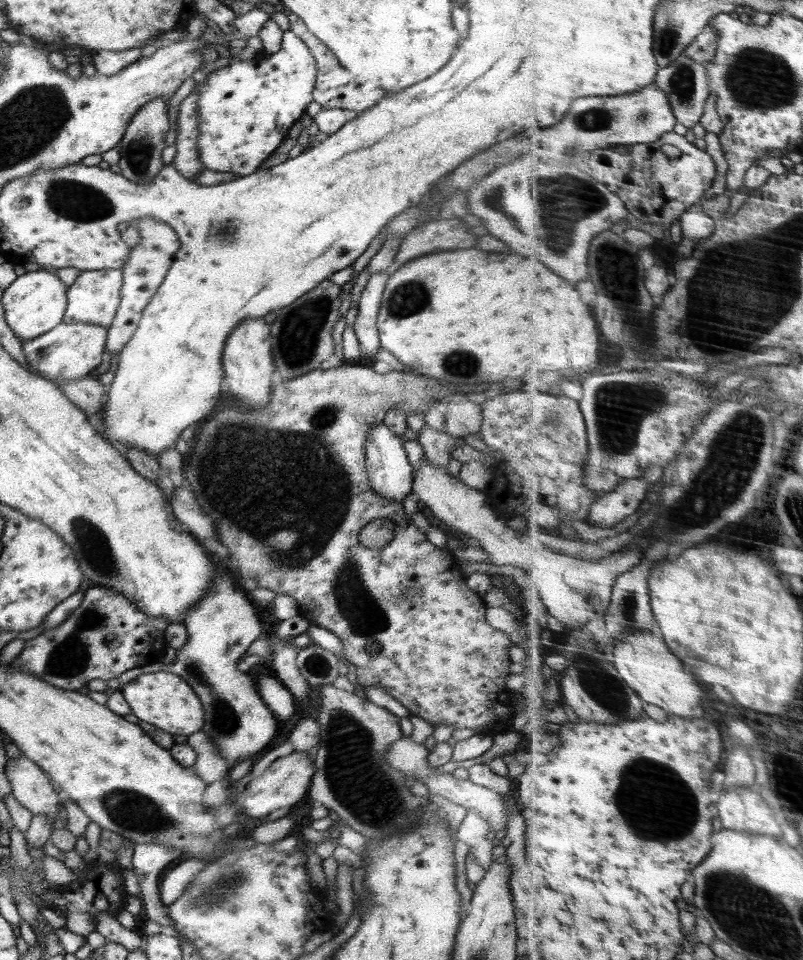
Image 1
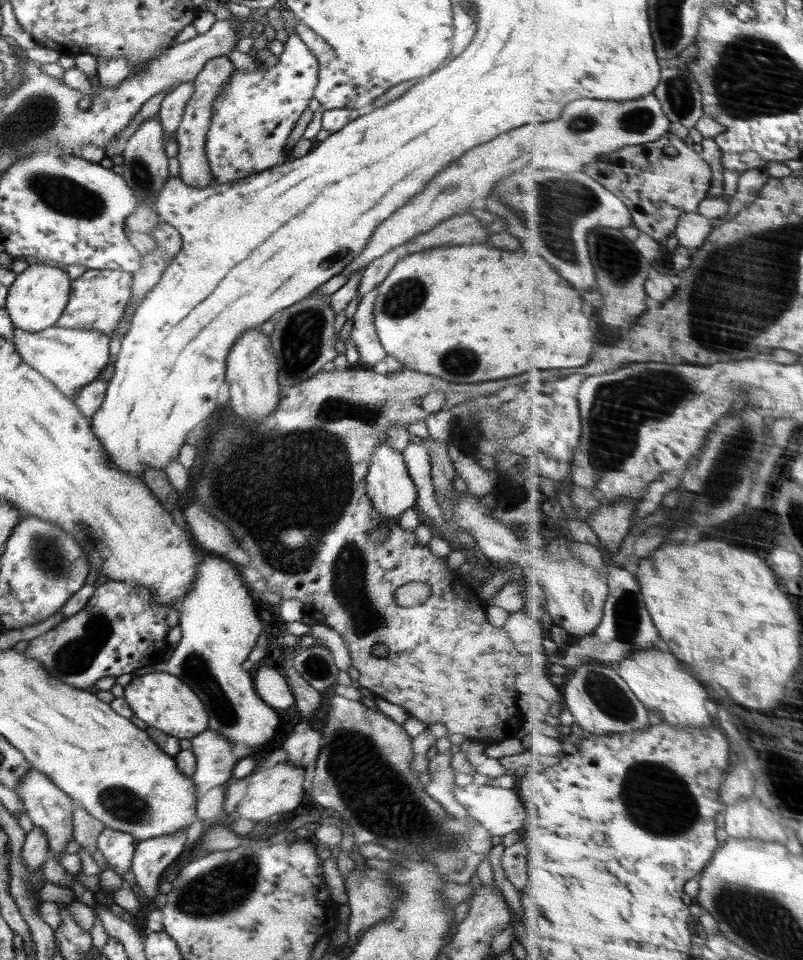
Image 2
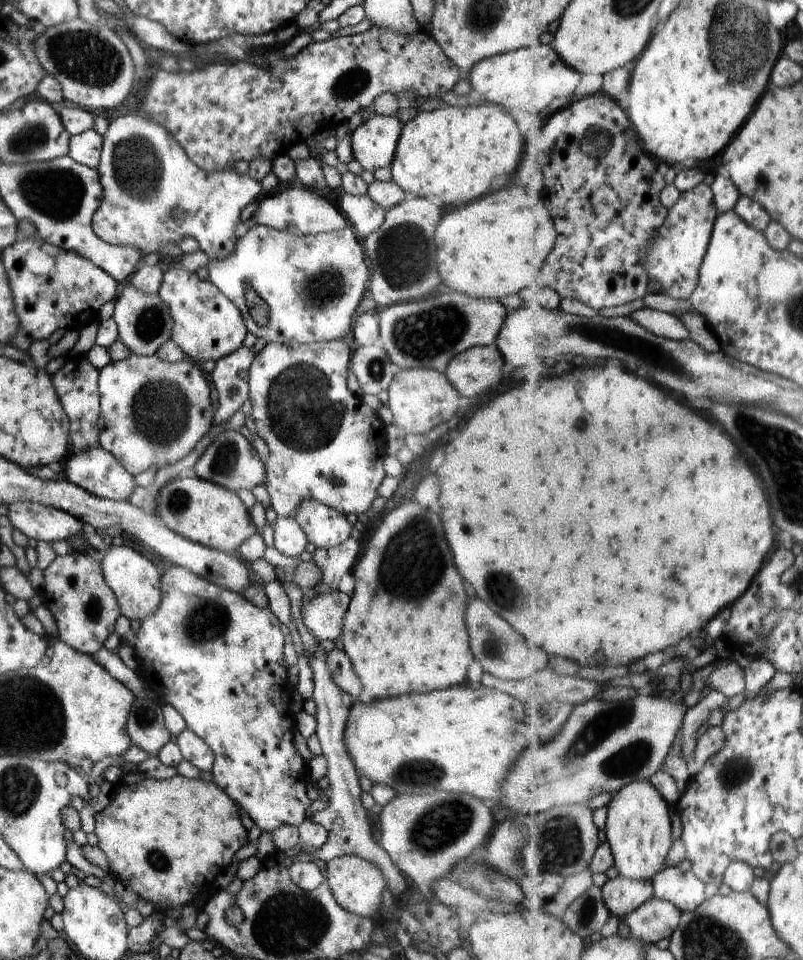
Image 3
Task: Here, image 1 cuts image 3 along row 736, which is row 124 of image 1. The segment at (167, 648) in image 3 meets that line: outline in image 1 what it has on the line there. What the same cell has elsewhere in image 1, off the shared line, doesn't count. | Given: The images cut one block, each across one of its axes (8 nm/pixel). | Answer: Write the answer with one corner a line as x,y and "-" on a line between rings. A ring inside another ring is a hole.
290,30
284,34
278,52
268,55
262,51
252,60
232,61
226,67
209,72
205,81
194,88
199,92
198,156
204,168
232,172
236,177
248,176
261,169
312,102
316,77
316,61
308,45

